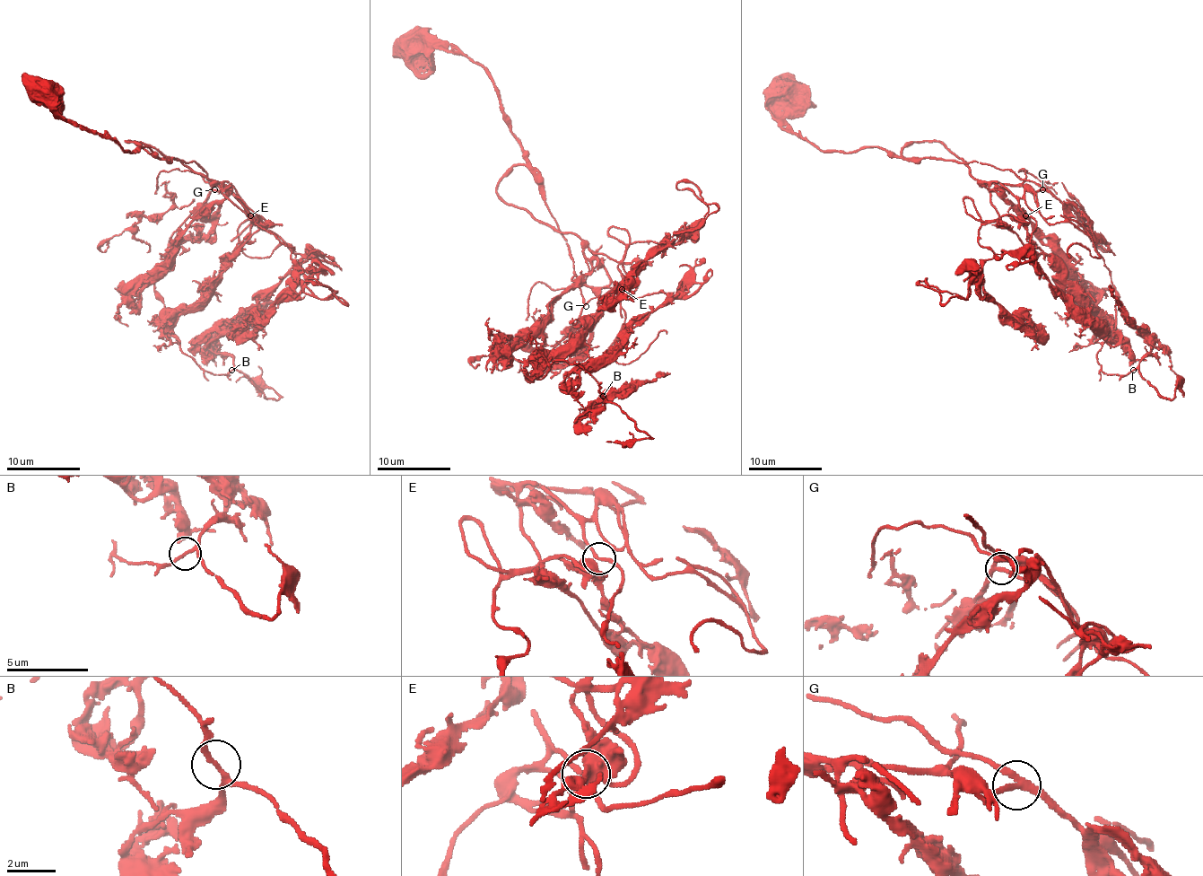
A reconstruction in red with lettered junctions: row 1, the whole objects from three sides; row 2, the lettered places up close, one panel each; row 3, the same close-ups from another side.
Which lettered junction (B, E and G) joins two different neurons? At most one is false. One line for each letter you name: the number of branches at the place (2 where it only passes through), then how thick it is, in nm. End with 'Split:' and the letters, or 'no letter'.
Split: no letter

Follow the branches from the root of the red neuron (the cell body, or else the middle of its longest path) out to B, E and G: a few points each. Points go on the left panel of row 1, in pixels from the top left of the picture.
B: (42, 91), (123, 151), (216, 180), (251, 219), (172, 328), (205, 371), (231, 371)
E: (42, 91), (66, 119), (107, 135), (123, 151), (147, 147), (227, 182), (251, 215)
G: (42, 91), (66, 119), (107, 135), (123, 151), (147, 147), (158, 158), (195, 162), (214, 189)

